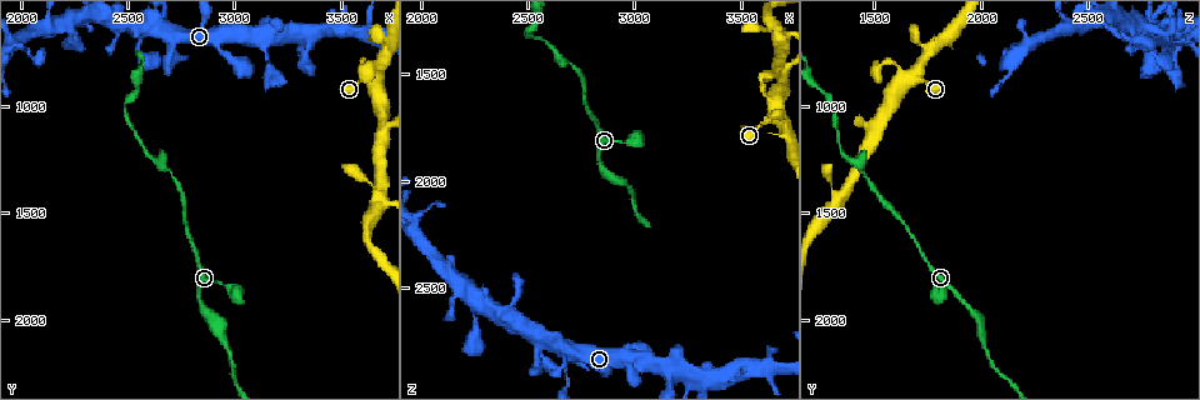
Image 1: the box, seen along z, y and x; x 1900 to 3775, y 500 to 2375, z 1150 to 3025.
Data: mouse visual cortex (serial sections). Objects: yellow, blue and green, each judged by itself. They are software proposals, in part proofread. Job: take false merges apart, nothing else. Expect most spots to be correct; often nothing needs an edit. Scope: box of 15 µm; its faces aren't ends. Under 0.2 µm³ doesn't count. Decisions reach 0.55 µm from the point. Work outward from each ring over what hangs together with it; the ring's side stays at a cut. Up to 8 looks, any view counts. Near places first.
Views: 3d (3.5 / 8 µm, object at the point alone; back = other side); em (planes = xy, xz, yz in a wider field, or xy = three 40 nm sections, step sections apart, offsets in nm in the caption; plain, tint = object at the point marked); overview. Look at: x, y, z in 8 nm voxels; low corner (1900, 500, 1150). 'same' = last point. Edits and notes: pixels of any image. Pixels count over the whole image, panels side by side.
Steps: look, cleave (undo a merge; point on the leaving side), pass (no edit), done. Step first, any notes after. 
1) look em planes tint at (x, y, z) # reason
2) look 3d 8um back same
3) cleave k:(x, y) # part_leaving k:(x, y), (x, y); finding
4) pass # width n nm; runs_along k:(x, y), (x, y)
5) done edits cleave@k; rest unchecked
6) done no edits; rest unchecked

look 3d 3.5um at (2660, 640, 2780) # small branch off a trunk

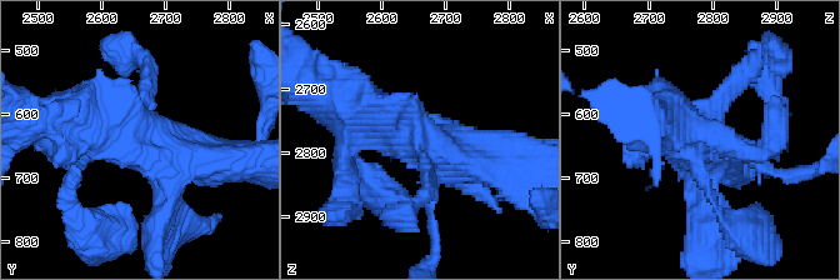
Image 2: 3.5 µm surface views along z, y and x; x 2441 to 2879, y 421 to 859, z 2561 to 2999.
look em xy step 1 tint at (2660, 645, 2785)

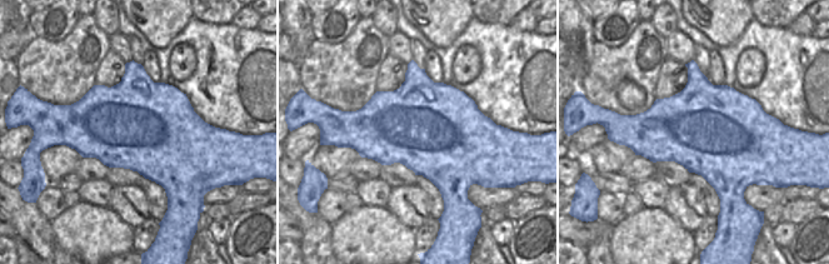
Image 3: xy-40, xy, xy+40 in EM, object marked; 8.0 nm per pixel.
pass # runs_along 2:(526, 173), (434, 148), (373, 115); continuous, no second cell

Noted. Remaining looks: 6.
look 3d 8um at (3170, 680, 2890) # arms part here

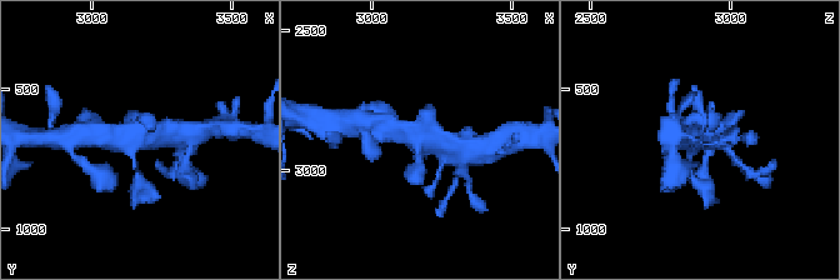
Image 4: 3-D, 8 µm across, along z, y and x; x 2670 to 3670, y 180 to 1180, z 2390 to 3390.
look 3d 3.5um at (3170, 680, 2900) # closer look

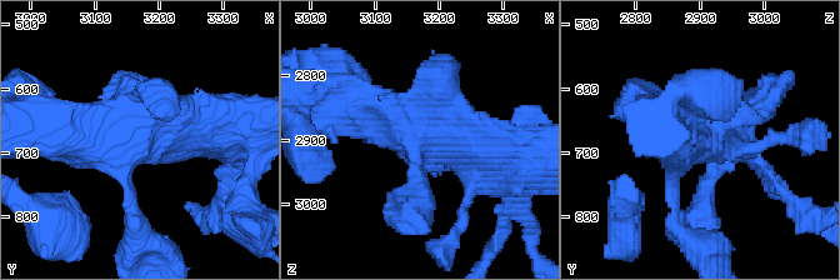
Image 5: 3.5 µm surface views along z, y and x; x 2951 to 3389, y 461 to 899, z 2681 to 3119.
look em xy step 2 tint at (3175, 680, 2895) # shape alone is not enough

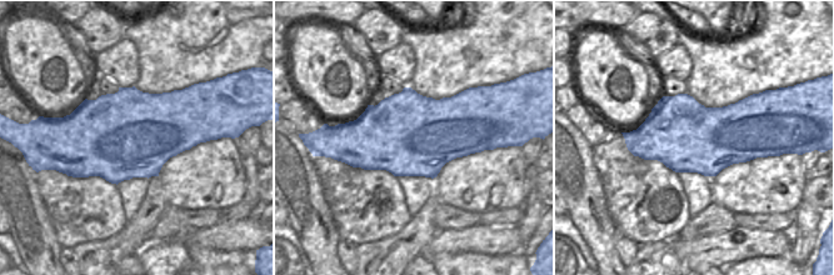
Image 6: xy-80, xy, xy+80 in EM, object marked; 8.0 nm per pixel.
pass # width 650 nm; runs_along 5:(326, 96), (480, 148); one cell here

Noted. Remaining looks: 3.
look 3d 8um at (3620, 880, 1700) # branch point

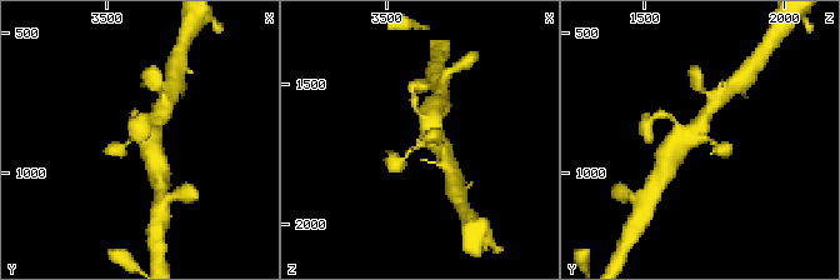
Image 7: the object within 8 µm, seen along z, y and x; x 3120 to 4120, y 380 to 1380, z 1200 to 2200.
look em xy step 2 tint at (3640, 870, 1700)

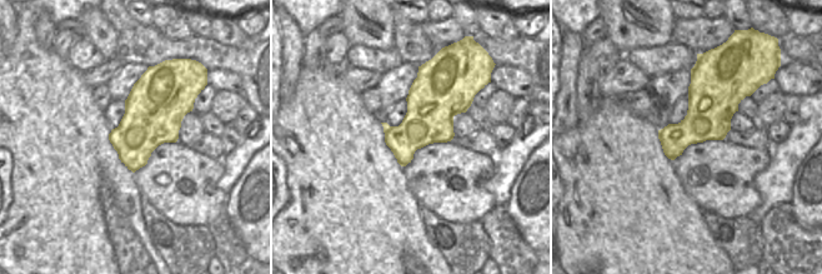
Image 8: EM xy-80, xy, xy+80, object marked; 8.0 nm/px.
pass # width 380 nm; runs_along 7:(398, 163), (428, 135), (433, 113); one cell here

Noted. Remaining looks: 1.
done no edits; rest unchecked

